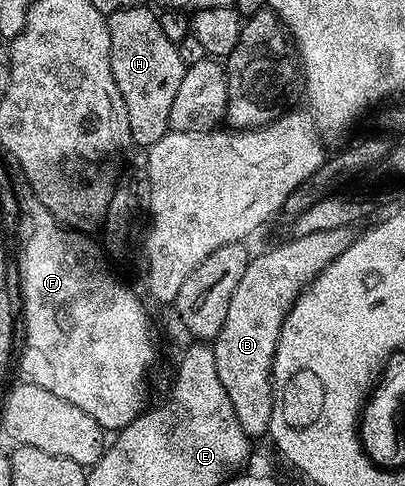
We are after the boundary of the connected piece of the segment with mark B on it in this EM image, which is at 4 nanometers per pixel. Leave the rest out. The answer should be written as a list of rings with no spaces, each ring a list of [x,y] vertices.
[[[336,227],[332,231],[316,231],[315,233],[303,233],[291,236],[291,241],[262,253],[259,257],[251,256],[247,263],[247,269],[240,281],[236,283],[236,289],[228,304],[228,313],[224,318],[224,325],[220,327],[217,337],[212,341],[214,347],[214,362],[216,363],[216,375],[220,375],[220,383],[224,383],[224,391],[228,391],[228,399],[232,399],[232,411],[240,423],[240,427],[251,439],[265,438],[270,431],[272,419],[272,363],[276,355],[276,343],[280,337],[280,327],[288,315],[288,311],[296,302],[302,290],[318,277],[324,267],[328,267],[354,242],[356,233],[350,227]]]

